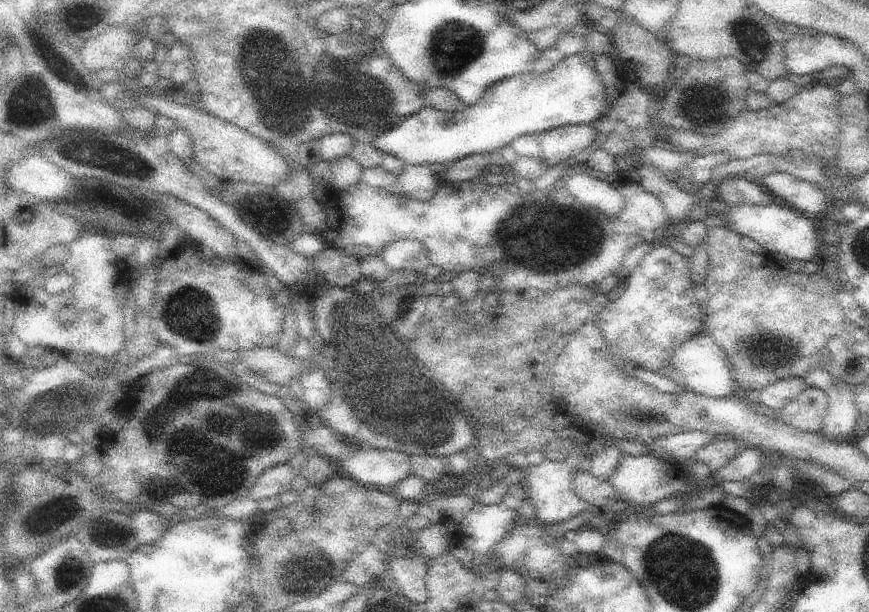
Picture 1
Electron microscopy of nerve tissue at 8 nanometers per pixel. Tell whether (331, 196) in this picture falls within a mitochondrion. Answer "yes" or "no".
no

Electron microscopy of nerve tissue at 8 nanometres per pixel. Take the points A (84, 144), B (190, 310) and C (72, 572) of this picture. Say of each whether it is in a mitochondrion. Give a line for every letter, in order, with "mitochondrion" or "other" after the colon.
A: mitochondrion
B: mitochondrion
C: mitochondrion

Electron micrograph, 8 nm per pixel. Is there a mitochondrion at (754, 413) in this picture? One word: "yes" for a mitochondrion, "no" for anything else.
no

